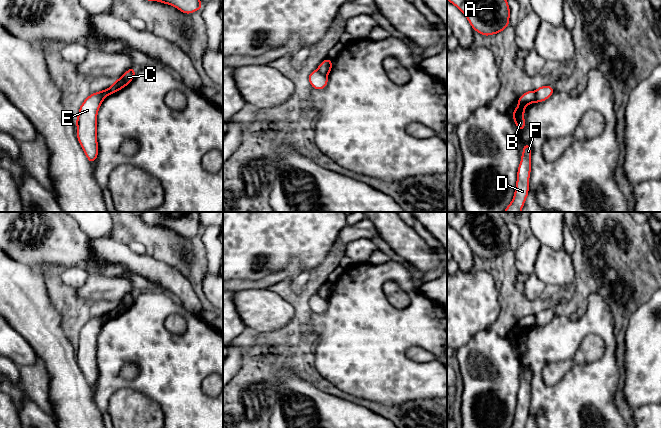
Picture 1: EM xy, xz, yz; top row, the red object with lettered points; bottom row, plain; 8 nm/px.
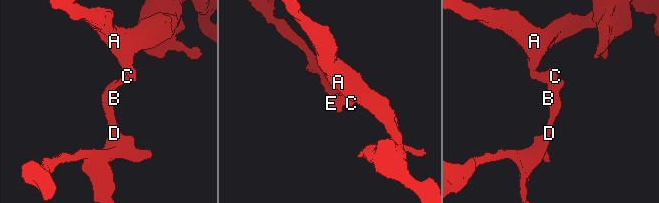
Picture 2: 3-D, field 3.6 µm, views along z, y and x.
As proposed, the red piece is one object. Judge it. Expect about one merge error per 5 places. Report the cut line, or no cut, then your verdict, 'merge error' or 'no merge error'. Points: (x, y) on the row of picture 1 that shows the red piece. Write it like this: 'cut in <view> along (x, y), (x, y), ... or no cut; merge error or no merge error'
cut in yz along (535, 91), (533, 101); merge error

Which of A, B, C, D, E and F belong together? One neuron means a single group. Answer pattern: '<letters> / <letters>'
A C / B D E F

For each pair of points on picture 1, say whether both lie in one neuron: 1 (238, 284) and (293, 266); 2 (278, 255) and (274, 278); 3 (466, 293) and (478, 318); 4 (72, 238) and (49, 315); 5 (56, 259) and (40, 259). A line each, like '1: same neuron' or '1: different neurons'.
1: same neuron
2: different neurons
3: same neuron
4: different neurons
5: same neuron

